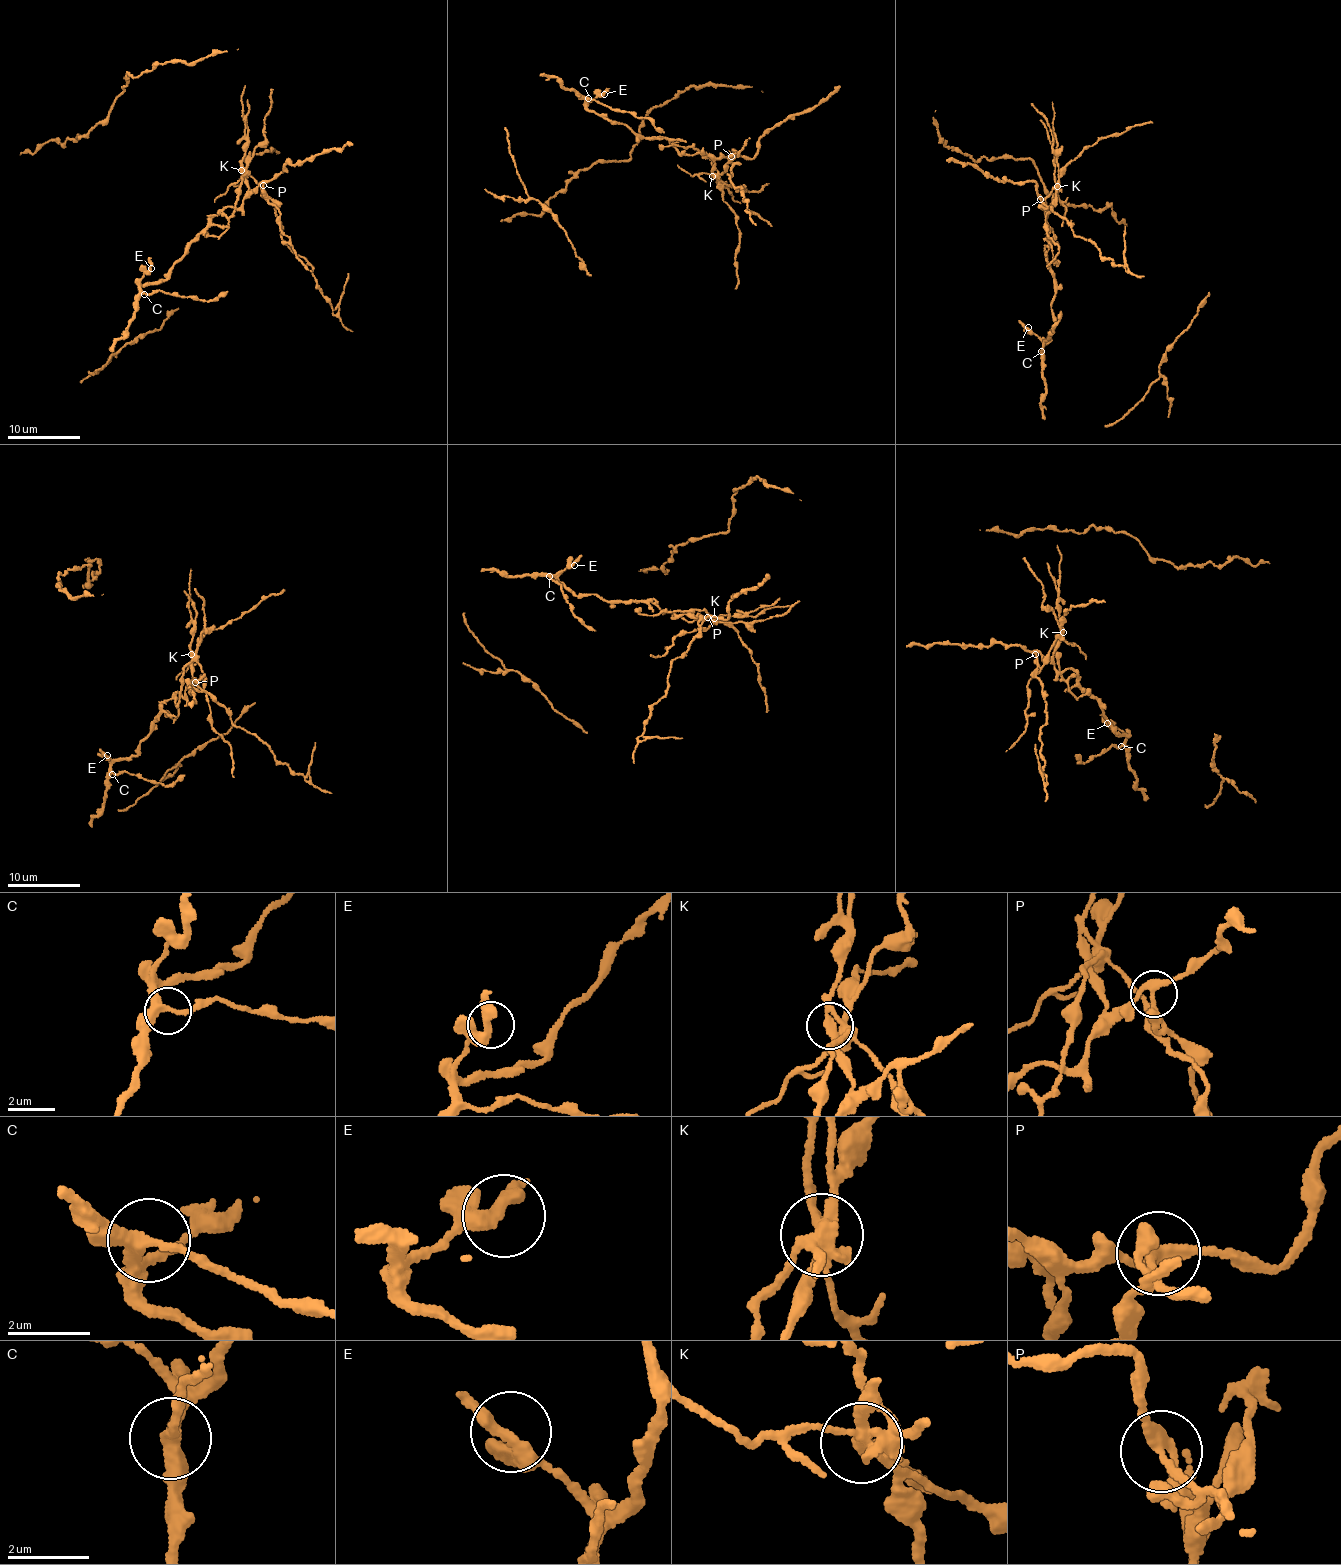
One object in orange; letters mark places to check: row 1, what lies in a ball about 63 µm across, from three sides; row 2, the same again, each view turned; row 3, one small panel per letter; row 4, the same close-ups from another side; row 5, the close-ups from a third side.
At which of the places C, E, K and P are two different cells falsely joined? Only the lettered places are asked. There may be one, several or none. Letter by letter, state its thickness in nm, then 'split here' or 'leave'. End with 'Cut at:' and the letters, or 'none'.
C: 280 nm thick; leave
E: 300 nm thick; leave
K: 280 nm thick; split here
P: 240 nm thick; split here
Cut at: K, P

